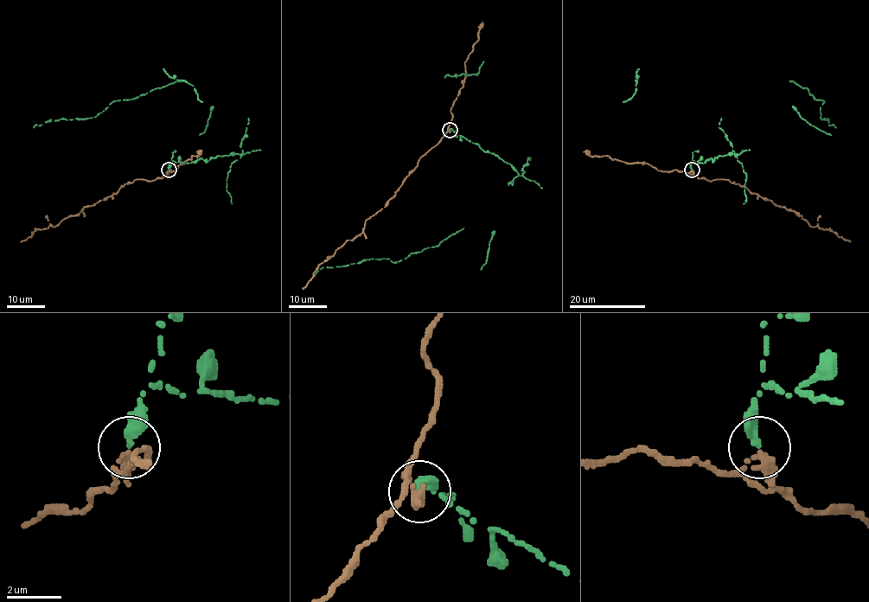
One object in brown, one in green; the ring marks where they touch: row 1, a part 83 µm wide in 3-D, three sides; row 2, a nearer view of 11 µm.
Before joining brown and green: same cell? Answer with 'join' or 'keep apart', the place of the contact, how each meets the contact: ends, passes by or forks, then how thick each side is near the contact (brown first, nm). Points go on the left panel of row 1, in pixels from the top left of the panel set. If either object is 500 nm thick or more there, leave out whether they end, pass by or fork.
keep apart | (169, 169) | brown passes by | green ends | 320/320 nm

